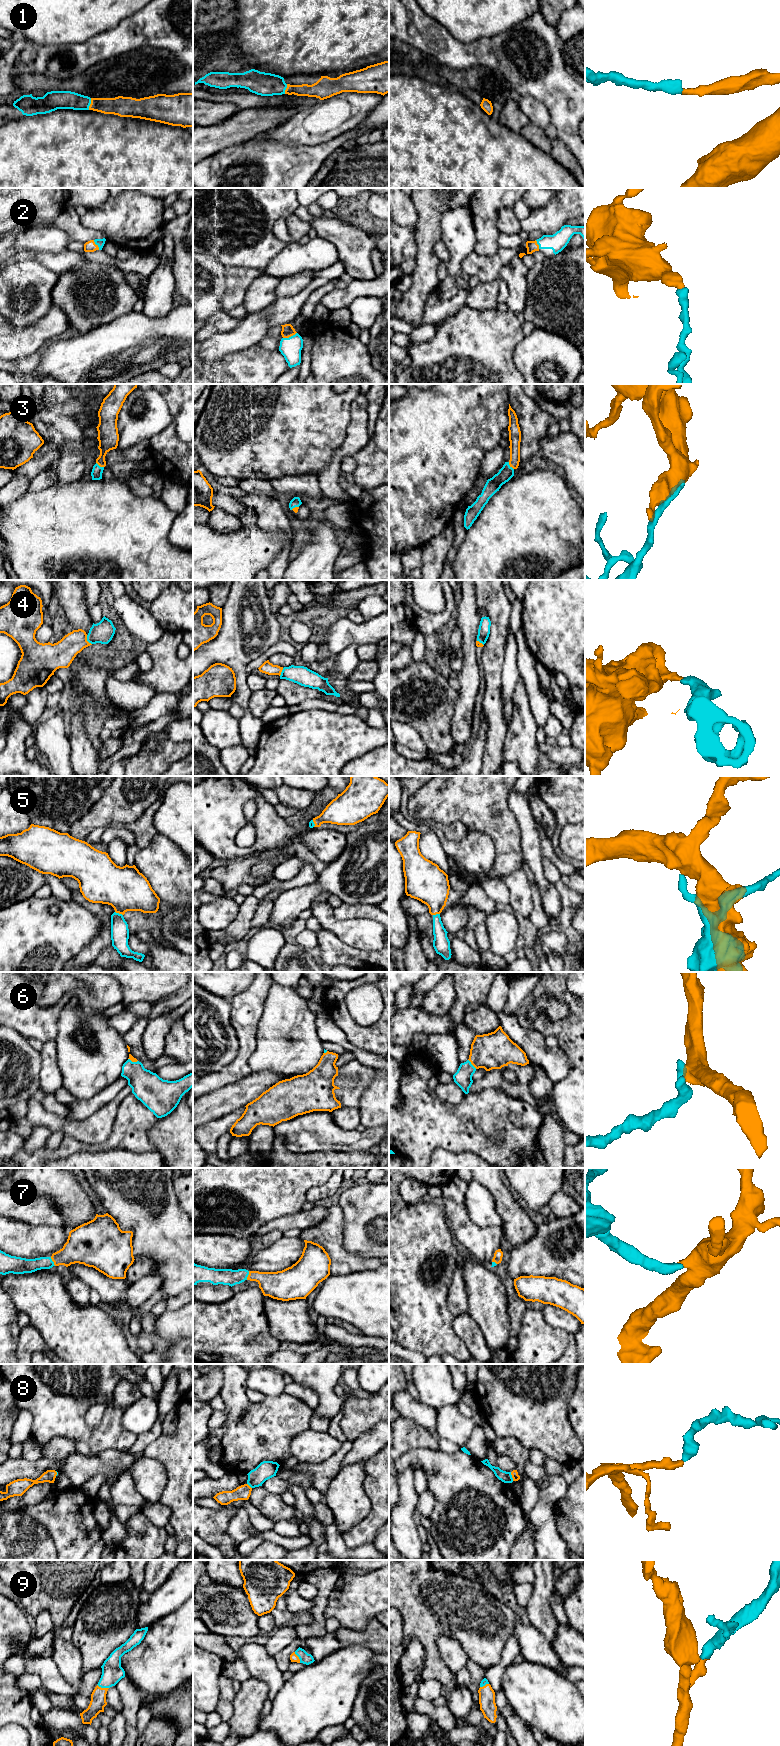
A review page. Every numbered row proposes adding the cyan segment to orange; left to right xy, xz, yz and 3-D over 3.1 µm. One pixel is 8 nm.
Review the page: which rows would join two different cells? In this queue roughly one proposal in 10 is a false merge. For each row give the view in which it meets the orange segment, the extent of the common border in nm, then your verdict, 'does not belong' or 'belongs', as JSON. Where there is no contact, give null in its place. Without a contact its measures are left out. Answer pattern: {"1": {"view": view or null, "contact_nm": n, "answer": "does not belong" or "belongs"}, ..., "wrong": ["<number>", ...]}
{"1": {"view": "xy", "contact_nm": 100, "answer": "belongs"}, "2": {"view": "xz", "contact_nm": 120, "answer": "belongs"}, "3": {"view": "yz", "contact_nm": 80, "answer": "belongs"}, "4": {"view": "xy", "contact_nm": 90, "answer": "belongs"}, "5": {"view": "xy", "contact_nm": 70, "answer": "belongs"}, "6": {"view": "yz", "contact_nm": 100, "answer": "belongs"}, "7": {"view": "xy", "contact_nm": 80, "answer": "belongs"}, "8": {"view": "yz", "contact_nm": 80, "answer": "belongs"}, "9": {"view": "xy", "contact_nm": 100, "answer": "belongs"}, "wrong": []}

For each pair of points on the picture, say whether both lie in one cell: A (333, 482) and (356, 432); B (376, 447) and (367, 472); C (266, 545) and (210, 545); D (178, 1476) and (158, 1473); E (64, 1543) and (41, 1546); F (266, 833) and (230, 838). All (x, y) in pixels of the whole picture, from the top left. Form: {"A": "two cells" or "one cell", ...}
{"A": "one cell", "B": "one cell", "C": "one cell", "D": "two cells", "E": "two cells", "F": "one cell"}

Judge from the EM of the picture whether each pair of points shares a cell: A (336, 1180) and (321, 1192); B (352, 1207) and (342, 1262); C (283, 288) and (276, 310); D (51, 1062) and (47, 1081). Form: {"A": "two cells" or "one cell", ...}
{"A": "one cell", "B": "two cells", "C": "two cells", "D": "one cell"}

